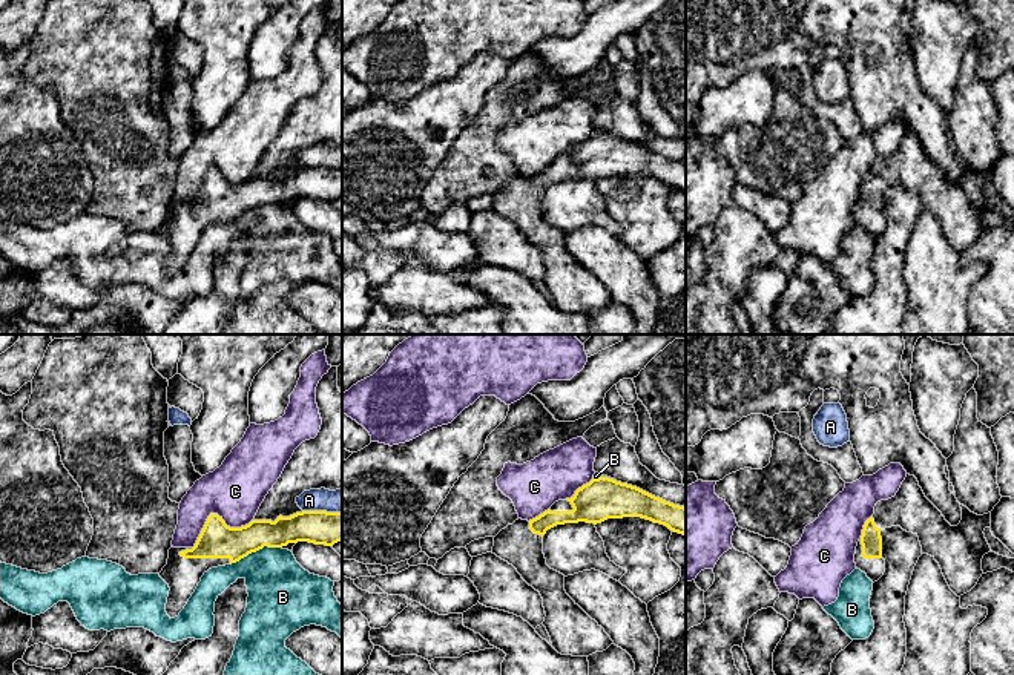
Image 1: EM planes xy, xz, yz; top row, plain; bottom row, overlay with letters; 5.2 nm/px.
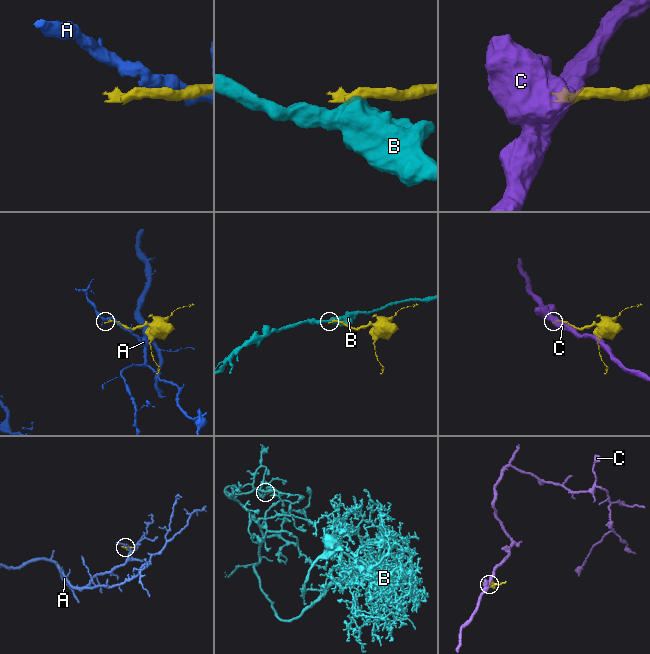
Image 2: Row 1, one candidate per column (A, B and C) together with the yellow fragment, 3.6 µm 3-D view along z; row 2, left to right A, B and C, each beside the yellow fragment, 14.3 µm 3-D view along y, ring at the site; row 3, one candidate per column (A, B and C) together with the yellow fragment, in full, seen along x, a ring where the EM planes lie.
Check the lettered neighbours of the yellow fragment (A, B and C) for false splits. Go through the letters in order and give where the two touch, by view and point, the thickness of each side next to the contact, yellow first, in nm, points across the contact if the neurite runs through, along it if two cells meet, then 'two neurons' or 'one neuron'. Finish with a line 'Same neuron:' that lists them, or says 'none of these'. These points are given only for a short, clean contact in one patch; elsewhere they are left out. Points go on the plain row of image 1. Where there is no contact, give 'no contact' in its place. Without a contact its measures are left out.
A: meets yellow in xy at (322, 167); 180 nm thick on the yellow side, 130 nm on the other; two neurons
B: meets yellow in xy at (255, 207); 190 nm thick on the yellow side, 340 nm on the other; border along xy (281, 203), (263, 203), (230, 221); two neurons
C: meets yellow in xy at (213, 171); 190 nm thick on the yellow side, 300 nm on the other; two neurons
Same neuron: none of these

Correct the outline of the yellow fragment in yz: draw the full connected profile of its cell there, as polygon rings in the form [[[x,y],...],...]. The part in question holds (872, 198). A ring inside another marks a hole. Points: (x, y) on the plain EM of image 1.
[[[907,130],[896,152],[877,158],[874,170],[865,178],[854,210],[856,224],[865,229],[873,239],[877,238],[885,229],[881,187],[900,183],[904,187],[919,193],[922,210],[931,212],[939,219],[950,245],[957,253],[970,249],[983,230],[983,212],[993,209],[983,190],[986,184],[991,184],[991,169],[977,172],[963,161],[960,164],[962,176],[957,183],[951,183],[942,169],[925,153],[917,135]]]

